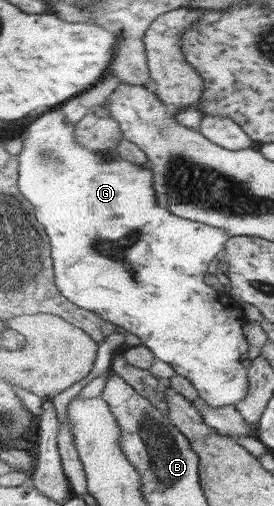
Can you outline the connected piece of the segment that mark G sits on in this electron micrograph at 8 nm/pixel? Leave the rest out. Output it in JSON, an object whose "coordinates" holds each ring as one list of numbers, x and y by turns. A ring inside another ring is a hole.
{"coordinates":[[53,109,51,113,45,113,43,117,39,117,39,121,35,119,22,135,24,139,22,151,19,153,18,160,20,163,20,188,21,193,30,200,36,210,36,217,39,217,41,225,44,225,50,240,52,241,52,256,56,269,56,284,65,297,69,298,79,307,93,311,103,319,109,320,113,325,119,327,121,331,129,332,137,335,142,341,142,345,149,347,153,351,153,355,159,360,169,363,175,372,187,379,197,387,200,398,211,407,223,407,229,405,241,404,247,395,249,395,249,375,247,375,247,367,241,365,241,357,243,353,249,351,249,341,245,341,245,333,243,333,243,325,246,323,243,309,235,305,235,301,227,293,219,293,213,290,207,283,207,271,211,261,217,258,221,252,225,251,230,235,226,229,216,228,198,221,189,221,183,219,177,214,171,213,169,209,157,209,157,195,153,189,154,173,146,167,146,165,137,165,125,158,119,158,112,152,103,152,92,150,81,142,75,136,76,124,67,122,67,117,62,110],[227,371,235,371,237,375,215,375,215,373,227,373]]}

